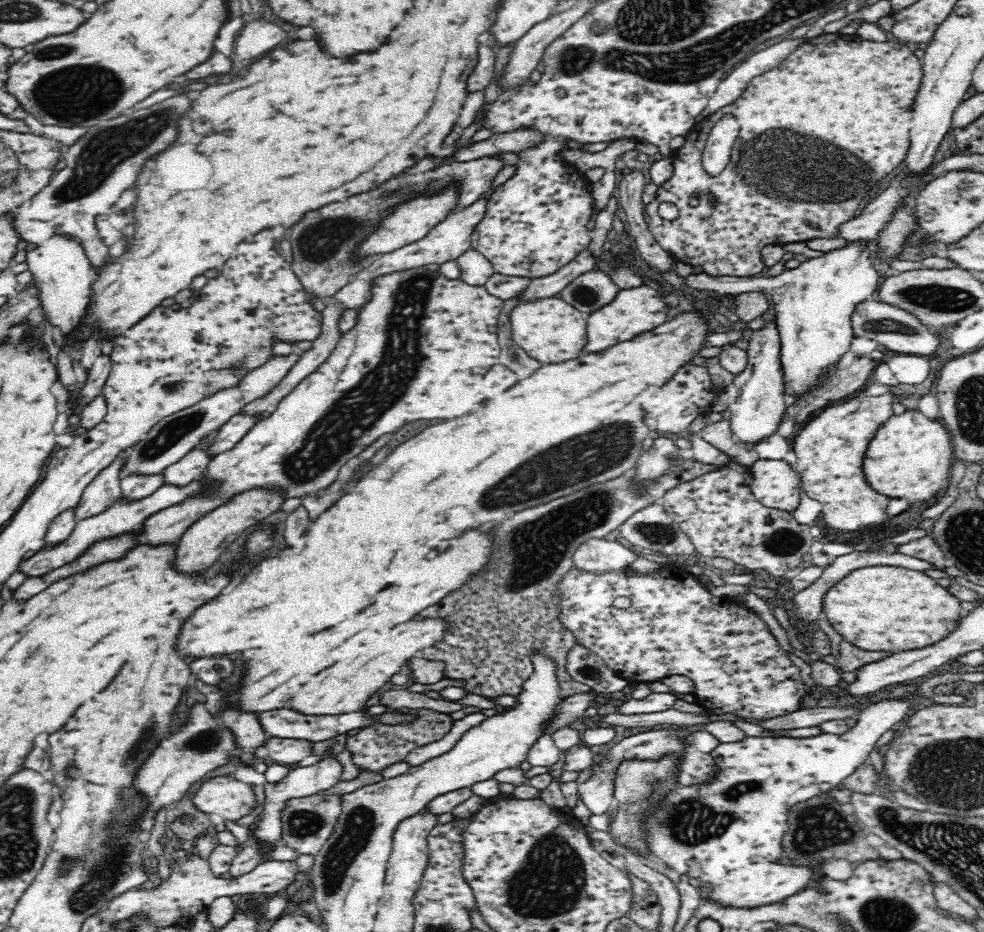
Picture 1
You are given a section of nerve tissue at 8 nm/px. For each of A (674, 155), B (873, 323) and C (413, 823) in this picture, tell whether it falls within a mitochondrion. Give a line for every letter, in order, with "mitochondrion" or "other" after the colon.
A: other
B: mitochondrion
C: other

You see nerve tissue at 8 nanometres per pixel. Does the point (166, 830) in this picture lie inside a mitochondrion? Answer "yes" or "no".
no

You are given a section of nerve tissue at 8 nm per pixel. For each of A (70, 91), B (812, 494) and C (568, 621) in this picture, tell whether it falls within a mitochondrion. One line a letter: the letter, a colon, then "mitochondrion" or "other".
A: mitochondrion
B: other
C: other

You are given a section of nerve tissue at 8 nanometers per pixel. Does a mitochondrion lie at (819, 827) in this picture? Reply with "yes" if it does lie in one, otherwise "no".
yes

